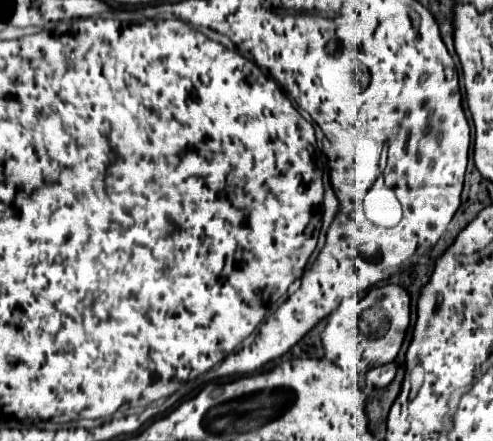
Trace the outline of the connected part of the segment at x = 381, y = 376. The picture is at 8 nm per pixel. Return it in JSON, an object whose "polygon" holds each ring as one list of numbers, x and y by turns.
{"polygon":[[388,363,388,365,380,365,380,367,374,367,368,375,366,375,366,381,376,387,376,389,382,389,386,385,392,383,396,375,396,365,394,363]]}

